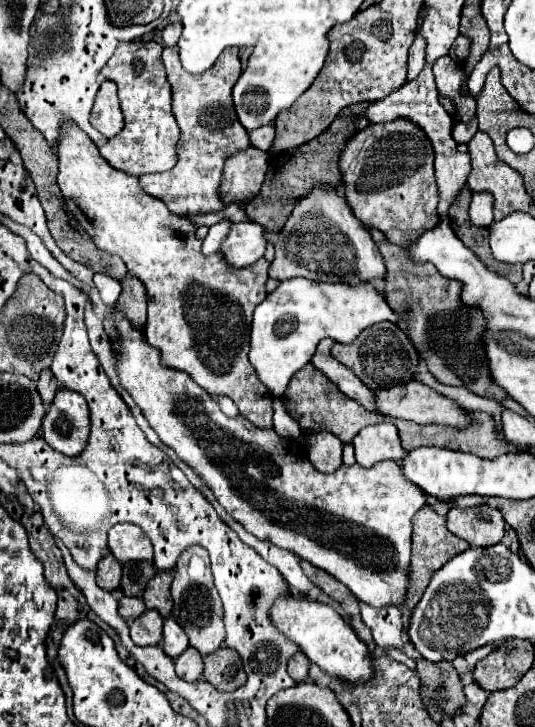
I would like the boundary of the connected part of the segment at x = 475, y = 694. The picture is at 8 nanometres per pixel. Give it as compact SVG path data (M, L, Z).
M476 682L464 686L464 694L466 694L466 700L472 702L478 710L482 710L484 704L486 704L486 700L488 700L488 692L484 688L480 688Z

